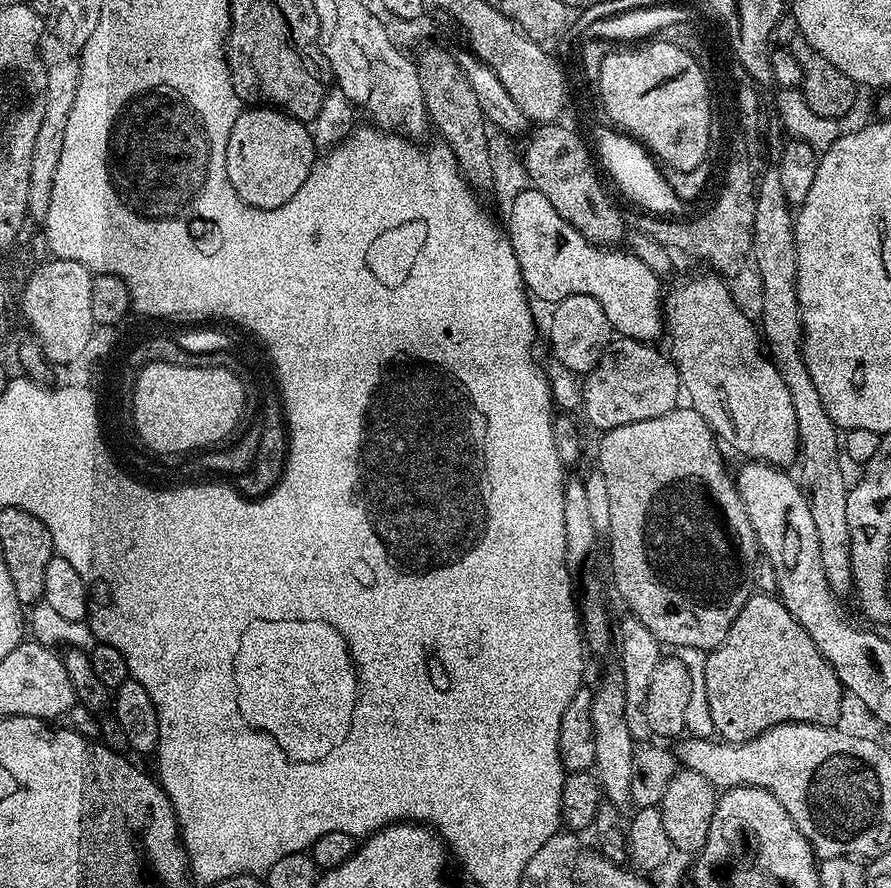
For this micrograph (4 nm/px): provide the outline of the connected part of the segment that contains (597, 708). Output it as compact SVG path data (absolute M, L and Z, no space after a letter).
M614 676L603 679L593 693L591 704L591 725L594 726L595 762L594 770L605 799L617 808L629 807L632 798L633 758L636 743L626 725L625 690L623 679Z

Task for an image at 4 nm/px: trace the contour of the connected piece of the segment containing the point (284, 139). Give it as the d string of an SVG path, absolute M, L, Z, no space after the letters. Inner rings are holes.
M271 106L245 107L226 142L226 174L230 174L230 186L234 186L242 202L255 208L277 208L282 206L282 202L290 202L290 198L298 194L302 182L306 182L306 174L310 174L317 159L318 149L312 141L309 125Z

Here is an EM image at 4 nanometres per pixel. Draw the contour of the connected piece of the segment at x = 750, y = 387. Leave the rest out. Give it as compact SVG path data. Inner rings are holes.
M708 275L712 276L696 276L678 285L666 296L666 336L672 339L670 359L678 370L687 399L688 396L692 399L689 400L690 407L702 414L708 427L723 443L725 440L734 451L741 452L749 461L773 466L795 465L800 451L800 439L794 402L790 402L790 390L786 390L782 374L773 371L761 360L757 349L762 337L753 317L736 302L729 285L719 275Z

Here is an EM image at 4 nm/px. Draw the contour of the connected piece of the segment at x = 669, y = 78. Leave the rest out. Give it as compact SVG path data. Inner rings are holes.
M664 38L655 42L644 42L639 46L622 47L622 55L608 56L600 67L600 91L603 113L612 117L621 133L629 134L633 140L640 141L661 165L688 172L691 164L699 165L701 155L708 146L710 132L706 130L708 120L708 101L714 96L704 96L704 80L700 80L700 67L692 64L684 51L664 48Z

